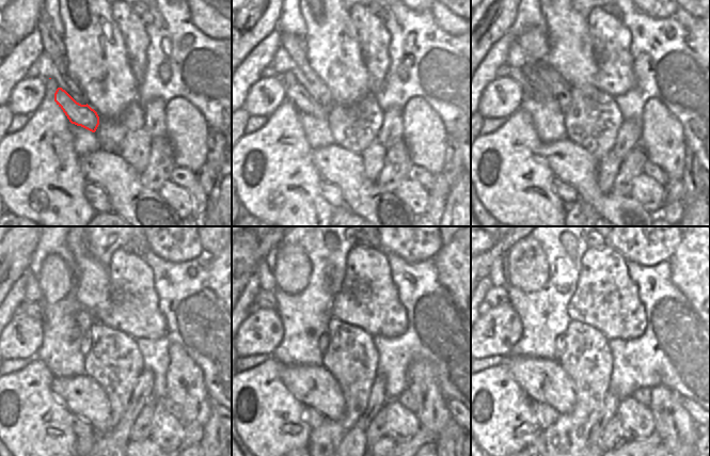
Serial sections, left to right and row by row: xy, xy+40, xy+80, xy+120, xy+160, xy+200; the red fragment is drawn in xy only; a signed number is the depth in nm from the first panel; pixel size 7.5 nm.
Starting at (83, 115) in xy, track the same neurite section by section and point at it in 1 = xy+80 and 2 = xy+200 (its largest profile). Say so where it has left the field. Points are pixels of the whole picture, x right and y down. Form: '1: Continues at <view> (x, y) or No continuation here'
1: Continues at xy+80 (527, 77)
2: Continues at xy+200 (496, 296).

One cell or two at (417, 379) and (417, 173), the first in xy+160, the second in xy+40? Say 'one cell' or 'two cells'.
two cells

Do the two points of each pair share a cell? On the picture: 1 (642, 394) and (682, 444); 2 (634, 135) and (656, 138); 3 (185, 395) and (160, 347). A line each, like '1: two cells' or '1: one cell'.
1: two cells
2: two cells
3: two cells

